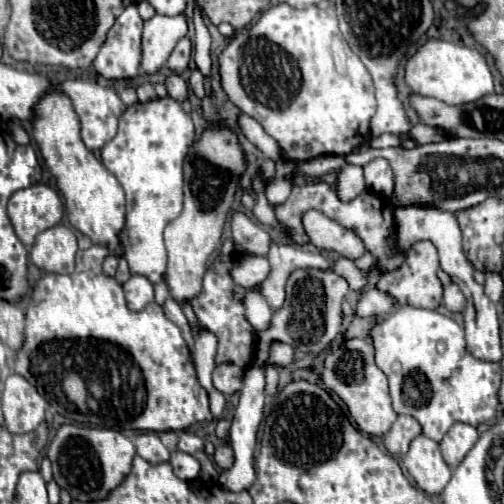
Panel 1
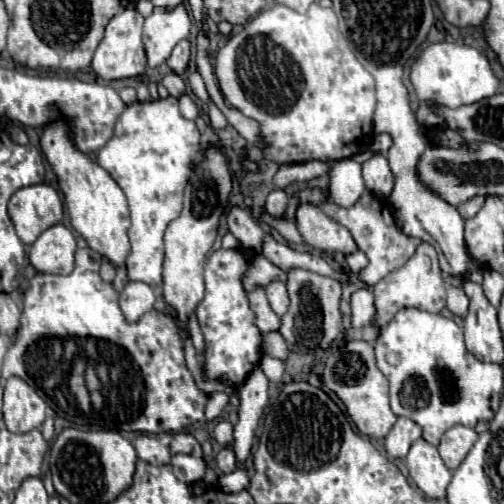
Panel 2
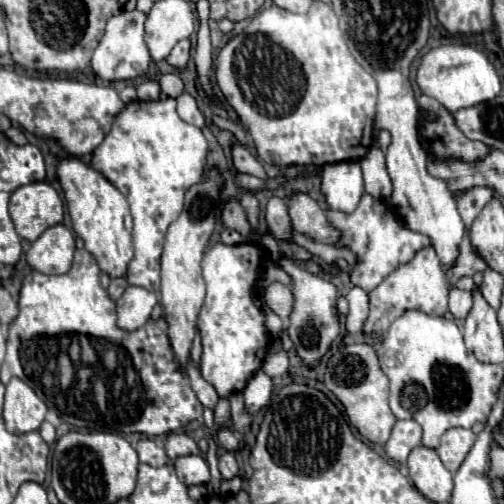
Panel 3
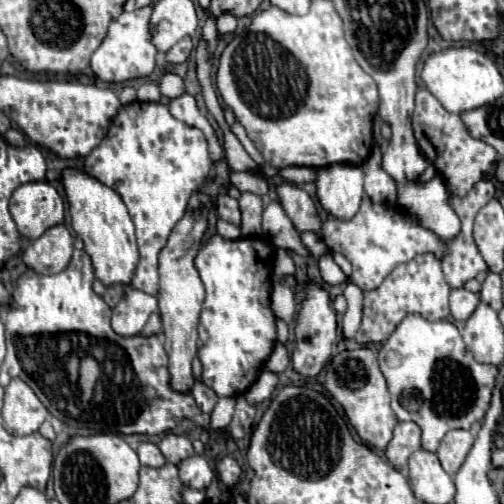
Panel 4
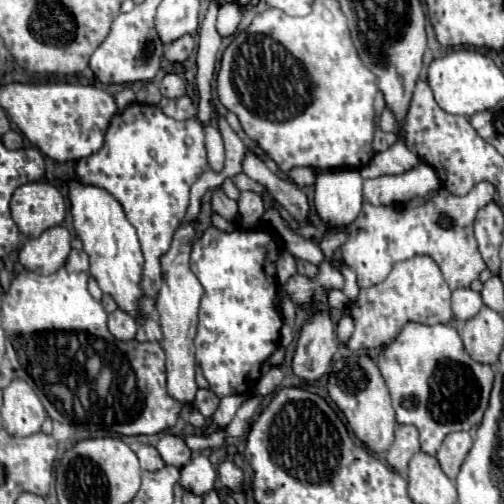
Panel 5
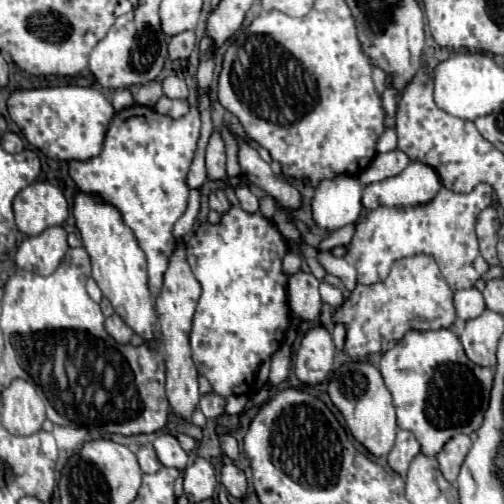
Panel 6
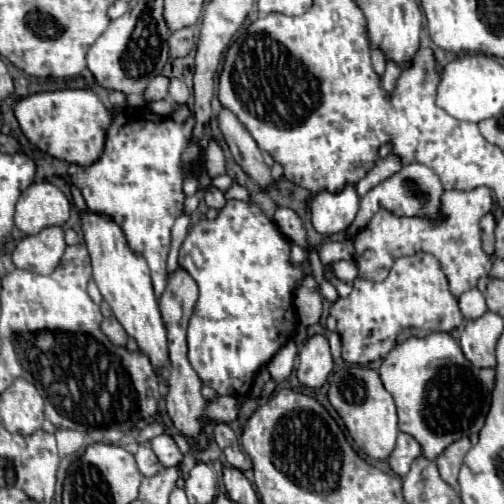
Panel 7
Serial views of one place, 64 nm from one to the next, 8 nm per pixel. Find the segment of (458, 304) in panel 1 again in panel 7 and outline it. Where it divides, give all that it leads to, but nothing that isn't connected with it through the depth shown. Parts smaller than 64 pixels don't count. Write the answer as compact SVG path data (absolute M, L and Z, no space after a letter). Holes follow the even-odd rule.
M472 288L468 292L464 292L460 298L458 298L458 304L460 304L460 310L462 310L462 316L466 320L476 320L480 318L488 308L486 308L486 300L484 300L484 294L478 290L478 288Z

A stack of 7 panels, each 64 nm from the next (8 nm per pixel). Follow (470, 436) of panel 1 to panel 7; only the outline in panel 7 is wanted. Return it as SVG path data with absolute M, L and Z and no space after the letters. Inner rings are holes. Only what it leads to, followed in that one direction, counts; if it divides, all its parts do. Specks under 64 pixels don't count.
M462 438L458 442L454 442L452 446L448 446L436 460L438 464L438 470L440 470L440 476L446 484L450 484L452 488L458 486L458 470L460 470L460 464L462 464L462 458L464 454L472 448L470 440L468 438Z

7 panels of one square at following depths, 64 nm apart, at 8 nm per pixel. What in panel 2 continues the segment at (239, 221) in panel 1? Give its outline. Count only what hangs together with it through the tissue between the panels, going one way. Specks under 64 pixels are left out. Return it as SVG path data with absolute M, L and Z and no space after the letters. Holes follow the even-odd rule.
M232 206L226 214L226 224L228 224L228 230L242 242L242 248L260 252L264 230L260 228L260 224L254 222L250 210Z

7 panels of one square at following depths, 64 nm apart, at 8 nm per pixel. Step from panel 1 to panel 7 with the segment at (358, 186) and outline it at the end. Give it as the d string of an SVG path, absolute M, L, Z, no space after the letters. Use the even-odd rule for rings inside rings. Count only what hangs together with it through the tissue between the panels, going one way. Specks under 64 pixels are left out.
M346 186L338 194L320 192L312 200L312 226L322 236L344 232L356 218L360 198L354 186Z

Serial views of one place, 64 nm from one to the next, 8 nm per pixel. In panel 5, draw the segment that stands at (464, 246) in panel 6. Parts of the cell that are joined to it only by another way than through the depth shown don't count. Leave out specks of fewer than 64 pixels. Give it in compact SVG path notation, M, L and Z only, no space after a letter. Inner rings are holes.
M480 182L466 196L454 196L446 188L440 188L428 200L412 200L400 206L372 206L364 204L360 216L346 226L348 240L342 244L344 262L356 272L358 286L368 288L382 282L396 262L408 260L418 254L426 254L436 260L444 280L452 290L470 288L470 284L486 270L486 264L478 252L474 238L474 218L494 198L494 186ZM450 218L452 226L442 228L442 220Z

